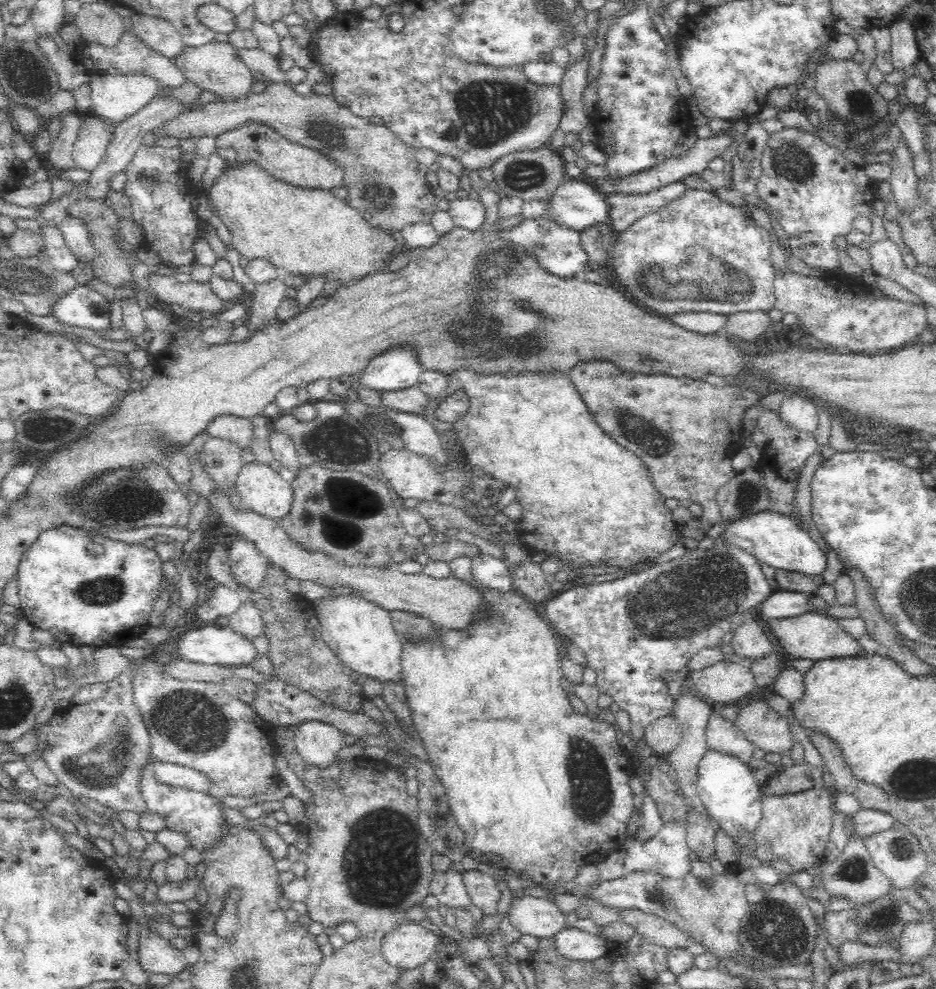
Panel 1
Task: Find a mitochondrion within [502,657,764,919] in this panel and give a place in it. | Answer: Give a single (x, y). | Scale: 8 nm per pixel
(591, 794)

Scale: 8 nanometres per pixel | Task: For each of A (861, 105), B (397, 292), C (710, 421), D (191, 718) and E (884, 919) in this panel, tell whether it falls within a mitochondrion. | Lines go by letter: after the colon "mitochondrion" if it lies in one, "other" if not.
A: mitochondrion
B: other
C: other
D: mitochondrion
E: mitochondrion

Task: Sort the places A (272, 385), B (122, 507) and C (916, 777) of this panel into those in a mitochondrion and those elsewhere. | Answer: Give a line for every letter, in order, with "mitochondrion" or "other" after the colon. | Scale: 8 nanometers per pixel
A: other
B: mitochondrion
C: mitochondrion

